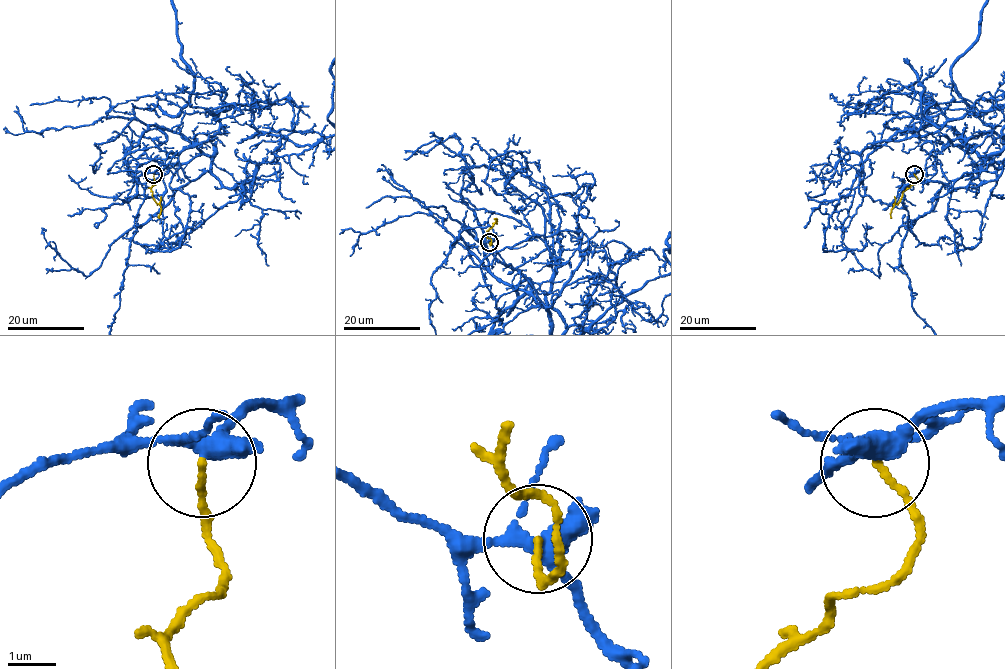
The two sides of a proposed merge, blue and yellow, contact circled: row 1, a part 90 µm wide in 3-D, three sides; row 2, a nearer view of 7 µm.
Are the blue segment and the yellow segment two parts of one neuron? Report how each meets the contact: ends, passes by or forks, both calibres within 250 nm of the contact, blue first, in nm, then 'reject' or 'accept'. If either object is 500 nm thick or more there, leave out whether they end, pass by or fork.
blue forks there; yellow ends there; 360 nm thick on the blue side, 130 nm on the other; reject

